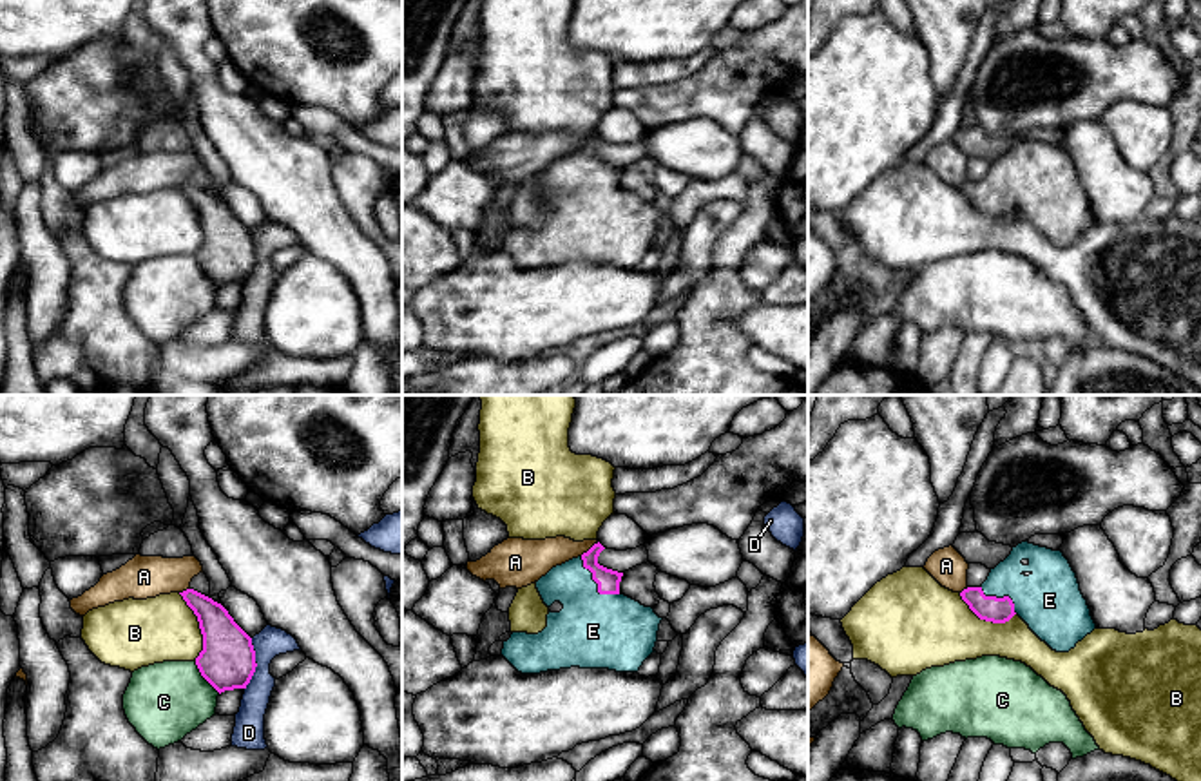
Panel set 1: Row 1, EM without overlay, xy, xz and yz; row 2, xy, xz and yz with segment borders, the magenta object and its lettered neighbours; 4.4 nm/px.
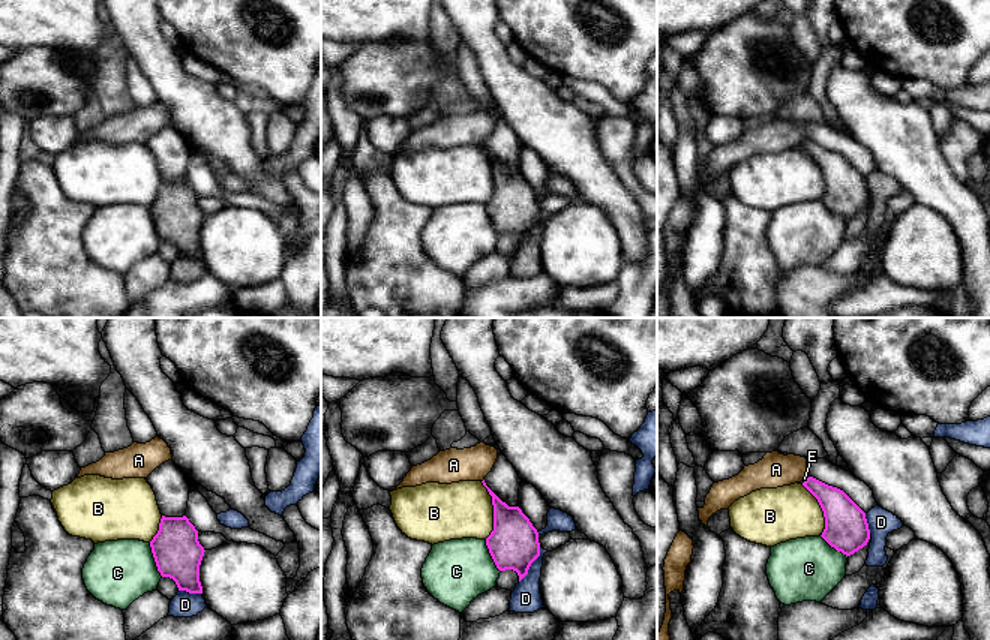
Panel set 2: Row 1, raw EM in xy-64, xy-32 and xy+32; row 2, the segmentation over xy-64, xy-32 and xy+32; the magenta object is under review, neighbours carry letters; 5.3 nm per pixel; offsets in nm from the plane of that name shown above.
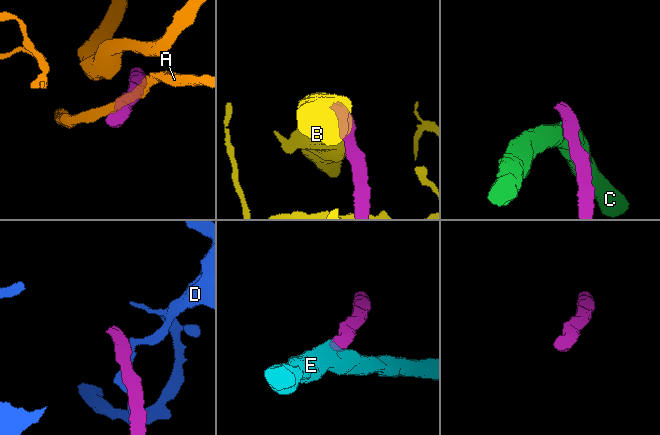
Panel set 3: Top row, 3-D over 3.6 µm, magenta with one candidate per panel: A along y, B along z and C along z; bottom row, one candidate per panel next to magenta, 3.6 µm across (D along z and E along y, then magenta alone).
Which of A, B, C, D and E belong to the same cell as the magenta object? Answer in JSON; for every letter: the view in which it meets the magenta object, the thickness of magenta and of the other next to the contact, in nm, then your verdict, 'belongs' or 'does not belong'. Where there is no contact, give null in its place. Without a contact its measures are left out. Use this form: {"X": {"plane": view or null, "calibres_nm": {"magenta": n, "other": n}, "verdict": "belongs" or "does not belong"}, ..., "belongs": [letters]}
{"A": {"plane": "xz", "calibres_nm": {"magenta": 100, "other": 160}, "verdict": "does not belong"}, "B": {"plane": "xy", "calibres_nm": {"magenta": 240, "other": 280}, "verdict": "does not belong"}, "C": {"plane": "xy", "calibres_nm": {"magenta": 240, "other": 340}, "verdict": "does not belong"}, "D": {"plane": "xy", "calibres_nm": {"magenta": 240, "other": 140}, "verdict": "does not belong"}, "E": {"plane": "xz", "calibres_nm": {"magenta": 100, "other": 340}, "verdict": "belongs"}, "belongs": ["E"]}

